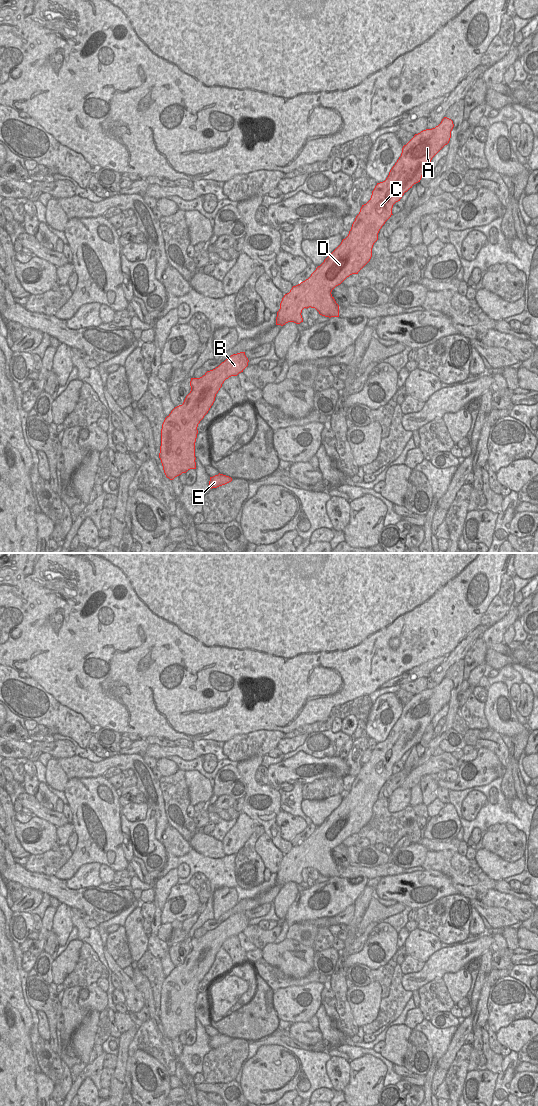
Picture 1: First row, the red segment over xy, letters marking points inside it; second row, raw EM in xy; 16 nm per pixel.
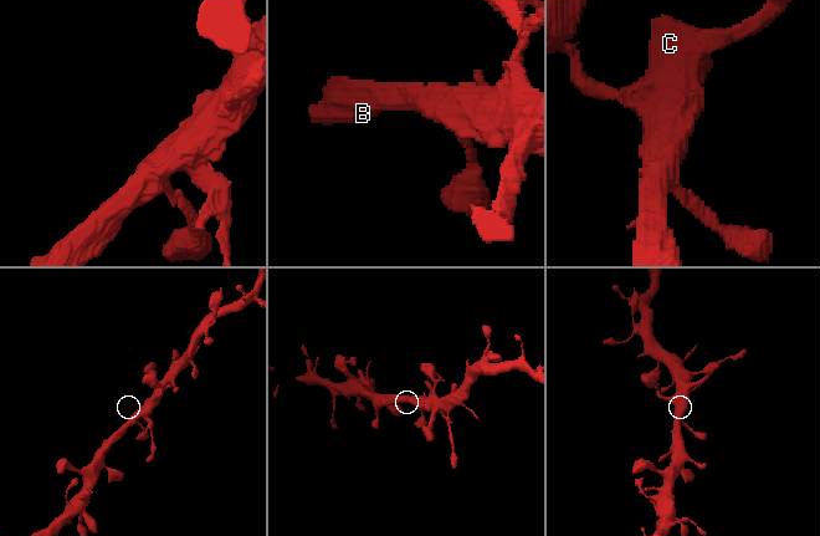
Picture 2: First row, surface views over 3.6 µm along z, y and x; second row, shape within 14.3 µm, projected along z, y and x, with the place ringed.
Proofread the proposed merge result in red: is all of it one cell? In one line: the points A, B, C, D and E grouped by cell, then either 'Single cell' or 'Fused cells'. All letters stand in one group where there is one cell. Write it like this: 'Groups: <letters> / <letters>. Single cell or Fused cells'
Groups: A B C D E. Single cell

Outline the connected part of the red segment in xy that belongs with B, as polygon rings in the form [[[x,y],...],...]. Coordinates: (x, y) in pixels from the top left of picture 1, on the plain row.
[[[240,912],[202,937],[191,938],[190,953],[162,984],[159,1018],[167,1038],[173,1040],[190,1029],[196,1029],[198,984],[210,970],[224,941],[243,932],[248,922],[245,912]]]

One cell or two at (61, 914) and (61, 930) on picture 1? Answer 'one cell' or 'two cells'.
one cell

